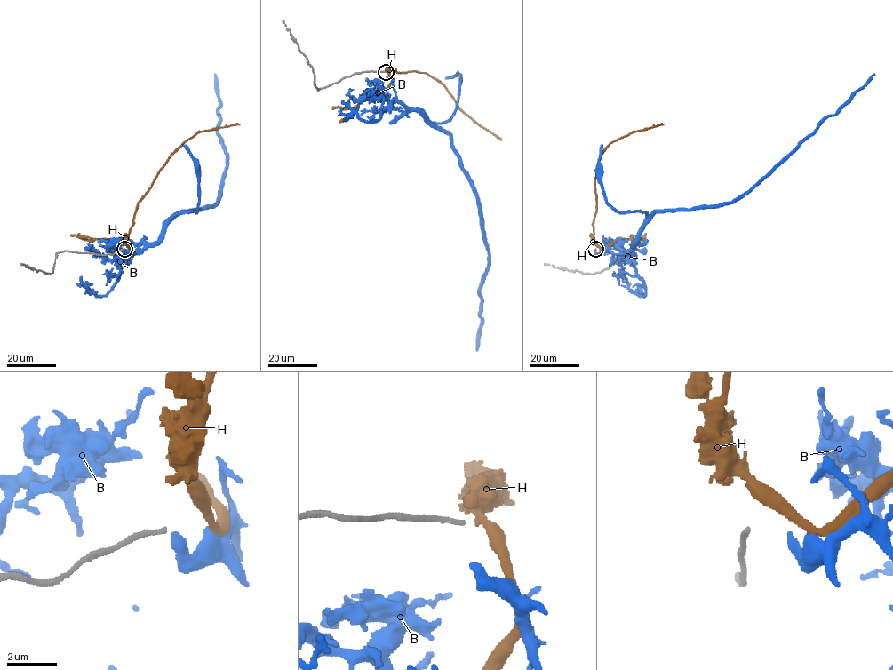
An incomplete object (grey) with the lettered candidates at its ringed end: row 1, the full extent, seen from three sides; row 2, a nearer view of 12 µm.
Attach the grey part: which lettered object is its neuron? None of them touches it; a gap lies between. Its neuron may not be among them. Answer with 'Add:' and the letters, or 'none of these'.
Add: none of these

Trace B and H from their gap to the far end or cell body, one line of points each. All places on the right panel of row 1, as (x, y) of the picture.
B: (600, 249), (625, 253), (659, 211), (735, 202), (778, 165), (824, 119), (833, 115), (874, 74)
H: (597, 247), (593, 239), (594, 186), (596, 165), (603, 150), (611, 142), (634, 131), (664, 123)

